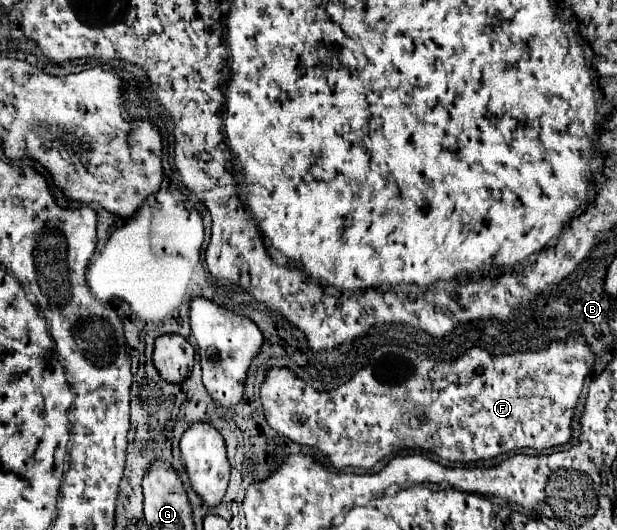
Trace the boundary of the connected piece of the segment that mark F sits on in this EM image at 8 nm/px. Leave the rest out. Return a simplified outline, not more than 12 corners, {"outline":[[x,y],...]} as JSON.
{"outline":[[381,348],[315,390],[261,384],[267,424],[337,468],[571,440],[595,354],[453,362]]}

